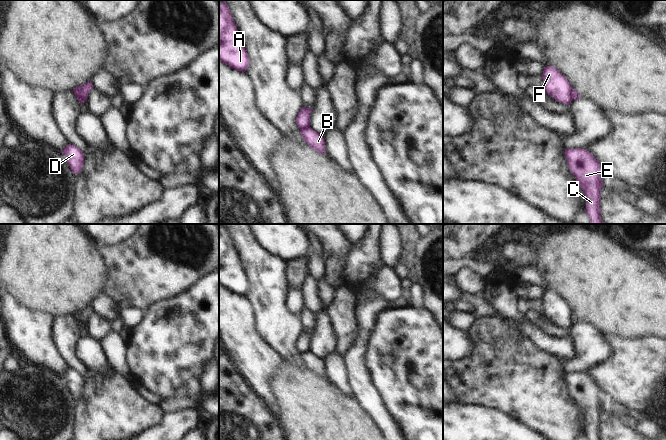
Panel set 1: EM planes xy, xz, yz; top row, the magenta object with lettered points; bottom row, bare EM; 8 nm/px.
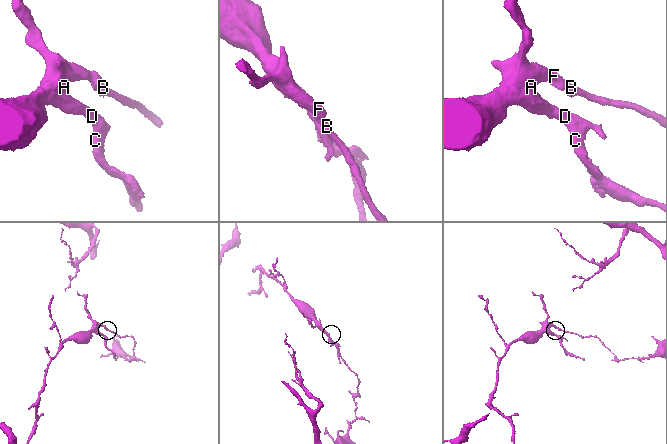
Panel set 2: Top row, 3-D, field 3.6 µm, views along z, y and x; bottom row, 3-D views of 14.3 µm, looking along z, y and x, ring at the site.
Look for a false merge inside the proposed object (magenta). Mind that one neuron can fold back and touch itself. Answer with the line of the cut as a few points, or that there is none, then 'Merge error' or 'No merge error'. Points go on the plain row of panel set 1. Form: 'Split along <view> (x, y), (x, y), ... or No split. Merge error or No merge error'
Split along yz (572, 313), (570, 316), (571, 323). Merge error.

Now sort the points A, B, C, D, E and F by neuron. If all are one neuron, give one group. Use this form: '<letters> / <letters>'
A C D E F / B

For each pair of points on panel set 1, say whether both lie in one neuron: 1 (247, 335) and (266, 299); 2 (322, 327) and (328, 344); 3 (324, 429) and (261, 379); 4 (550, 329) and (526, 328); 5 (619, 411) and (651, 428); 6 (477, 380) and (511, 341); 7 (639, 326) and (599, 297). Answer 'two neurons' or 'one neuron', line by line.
1: two neurons
2: one neuron
3: two neurons
4: two neurons
5: one neuron
6: one neuron
7: one neuron

